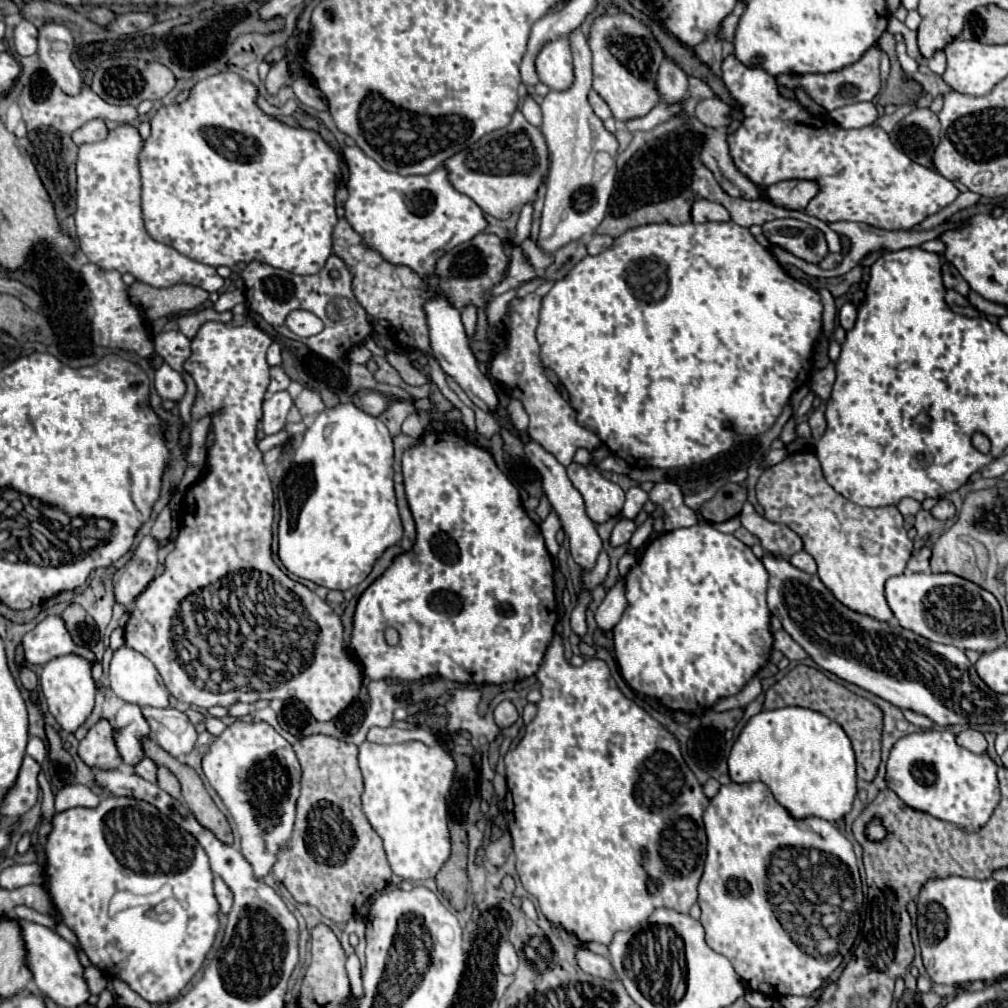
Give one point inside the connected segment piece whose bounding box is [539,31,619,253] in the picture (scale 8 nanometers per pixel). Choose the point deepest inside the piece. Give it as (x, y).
(579, 145)

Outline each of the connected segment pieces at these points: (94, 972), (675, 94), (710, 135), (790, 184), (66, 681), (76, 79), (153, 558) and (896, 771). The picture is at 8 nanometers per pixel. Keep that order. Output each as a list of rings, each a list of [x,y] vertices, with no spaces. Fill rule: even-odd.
[[[94,966],[85,967],[85,980],[89,985],[91,994],[98,995],[107,986],[107,979],[104,974]]]
[[[667,57],[661,63],[657,77],[657,91],[661,91],[661,97],[665,101],[681,101],[687,93],[687,85],[687,73],[671,57]]]
[[[689,119],[689,125],[697,133],[705,135],[705,147],[701,147],[701,161],[713,173],[715,181],[721,185],[721,189],[727,195],[749,199],[749,201],[767,199],[767,197],[763,197],[761,189],[735,167],[723,131],[709,129],[697,119]]]
[[[789,179],[775,183],[767,189],[769,201],[787,209],[805,209],[817,193],[819,193],[819,185],[807,179]]]
[[[77,653],[55,657],[55,659],[47,661],[43,667],[41,687],[43,687],[47,707],[49,707],[51,715],[57,719],[57,723],[61,725],[61,729],[67,733],[75,733],[87,721],[87,717],[91,715],[91,711],[95,707],[97,689],[95,689],[93,677],[91,677],[91,667],[93,667],[93,663]]]
[[[45,23],[39,27],[39,59],[45,63],[49,77],[63,89],[75,95],[81,87],[81,73],[71,61],[75,41],[71,31],[59,23]]]
[[[147,535],[137,545],[131,561],[127,561],[119,573],[115,573],[115,599],[121,605],[129,605],[149,585],[157,571],[159,543],[153,535]]]
[[[927,729],[905,735],[895,743],[887,761],[887,785],[905,805],[975,833],[1001,801],[997,769],[987,753],[973,753],[957,745],[949,729]]]

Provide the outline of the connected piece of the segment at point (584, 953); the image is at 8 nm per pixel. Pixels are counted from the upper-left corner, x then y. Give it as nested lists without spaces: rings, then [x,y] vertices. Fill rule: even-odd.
[[[577,949],[575,951],[575,959],[577,959],[577,965],[593,975],[593,977],[603,977],[603,979],[615,979],[615,975],[611,973],[611,963],[607,957],[603,955],[597,955],[597,953],[591,953],[589,949]]]

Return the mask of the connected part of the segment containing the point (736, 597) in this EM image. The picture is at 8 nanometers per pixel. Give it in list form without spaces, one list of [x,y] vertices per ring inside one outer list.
[[[711,523],[693,525],[689,529],[675,529],[675,531],[669,531],[669,533],[663,533],[659,537],[655,537],[647,545],[647,549],[643,551],[641,561],[635,563],[631,567],[631,571],[627,573],[627,577],[625,577],[627,609],[623,611],[619,623],[613,627],[615,659],[619,663],[619,671],[621,671],[623,679],[627,681],[627,685],[631,689],[635,689],[637,693],[641,693],[641,695],[647,695],[647,697],[659,701],[661,705],[665,705],[671,711],[683,711],[683,713],[695,715],[695,717],[701,717],[707,709],[713,707],[715,701],[719,701],[723,697],[737,695],[745,687],[745,683],[749,683],[749,679],[753,679],[755,673],[769,661],[769,655],[773,651],[773,633],[771,633],[771,627],[769,627],[771,611],[767,607],[767,579],[769,579],[769,573],[763,567],[763,563],[753,555],[751,547],[741,543],[731,533],[717,531]]]

